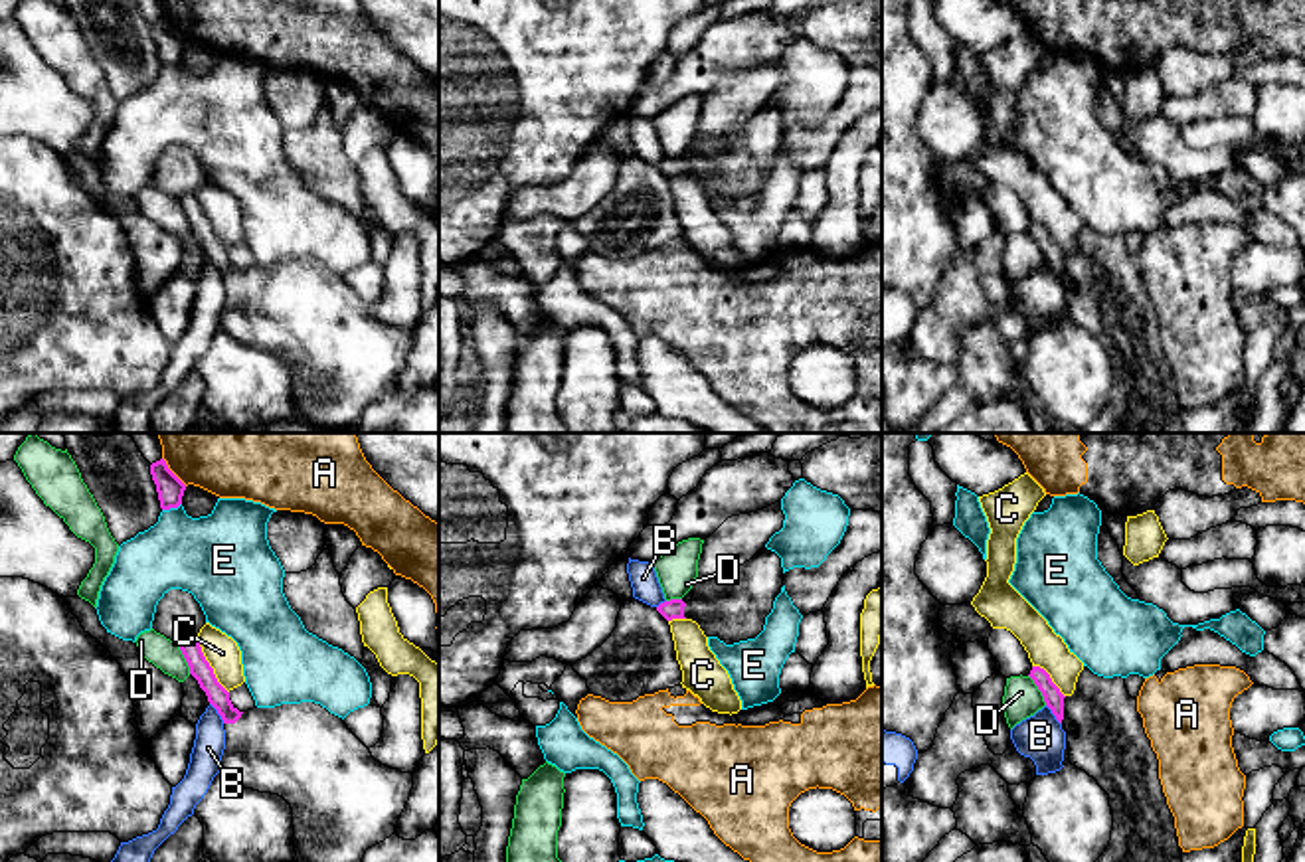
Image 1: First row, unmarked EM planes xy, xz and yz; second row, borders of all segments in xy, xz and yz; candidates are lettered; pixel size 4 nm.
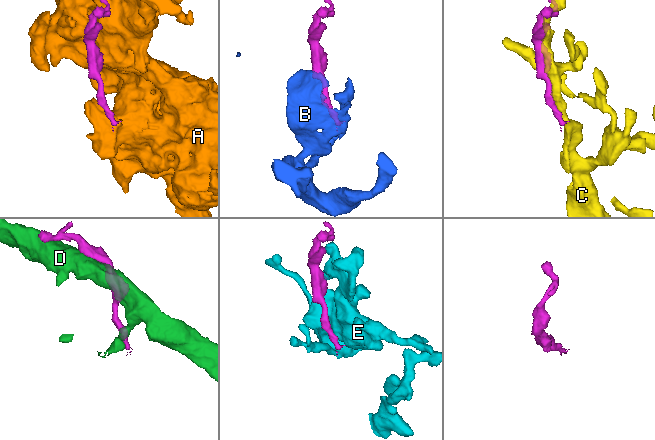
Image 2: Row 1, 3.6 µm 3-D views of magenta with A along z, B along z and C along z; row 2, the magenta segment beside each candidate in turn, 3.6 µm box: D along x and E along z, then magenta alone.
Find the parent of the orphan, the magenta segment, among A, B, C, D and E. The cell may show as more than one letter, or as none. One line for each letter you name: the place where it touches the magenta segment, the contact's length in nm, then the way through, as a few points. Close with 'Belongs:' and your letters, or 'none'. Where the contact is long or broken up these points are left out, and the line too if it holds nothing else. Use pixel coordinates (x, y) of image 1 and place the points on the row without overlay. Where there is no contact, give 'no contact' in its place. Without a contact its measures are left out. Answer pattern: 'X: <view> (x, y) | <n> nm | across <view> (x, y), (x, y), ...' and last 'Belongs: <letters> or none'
Belongs: none

